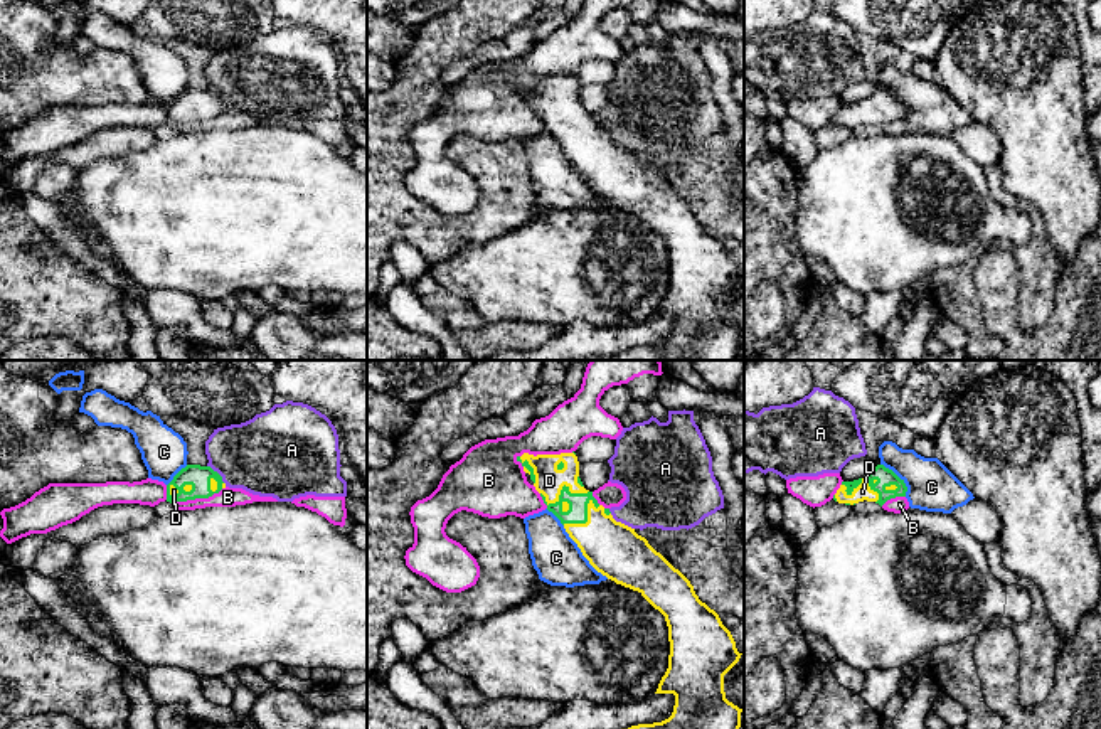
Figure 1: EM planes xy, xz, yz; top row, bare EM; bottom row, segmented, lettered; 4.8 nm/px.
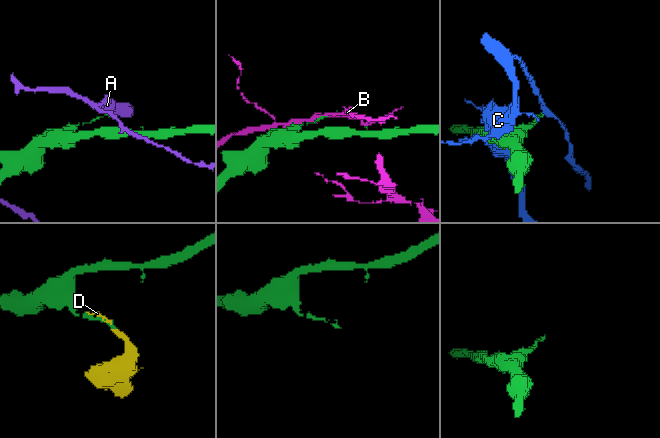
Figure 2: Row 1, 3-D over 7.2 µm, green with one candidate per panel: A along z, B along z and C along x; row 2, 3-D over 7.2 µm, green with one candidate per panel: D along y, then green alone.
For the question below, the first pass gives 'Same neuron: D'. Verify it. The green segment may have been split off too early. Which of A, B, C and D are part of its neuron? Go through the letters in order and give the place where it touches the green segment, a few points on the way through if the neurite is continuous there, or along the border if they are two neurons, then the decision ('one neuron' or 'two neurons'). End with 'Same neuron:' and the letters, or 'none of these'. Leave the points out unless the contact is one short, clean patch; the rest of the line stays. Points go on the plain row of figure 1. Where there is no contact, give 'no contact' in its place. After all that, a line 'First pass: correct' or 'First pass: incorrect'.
A: xy (218, 96) | along xy (207, 88), (224, 105) | two neurons
B: xy (197, 120) | two neurons
C: yz (899, 101) | two neurons
D: xz (561, 113) | one neuron
Same neuron: D
First pass: correct

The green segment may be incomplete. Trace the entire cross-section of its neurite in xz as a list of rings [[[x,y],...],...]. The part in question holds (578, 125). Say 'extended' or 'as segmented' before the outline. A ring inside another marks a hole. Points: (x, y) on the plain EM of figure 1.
extended; [[[574,74],[537,79],[524,76],[517,79],[517,84],[530,98],[547,133],[561,143],[589,187],[616,207],[638,214],[665,239],[668,249],[668,291],[655,317],[675,318],[672,338],[662,345],[577,360],[736,360],[742,332],[726,322],[724,298],[739,285],[742,276],[737,274],[736,264],[719,237],[699,222],[690,204],[657,175],[645,160],[638,158],[635,152],[616,145],[609,131],[599,128],[593,114],[584,111]]]

